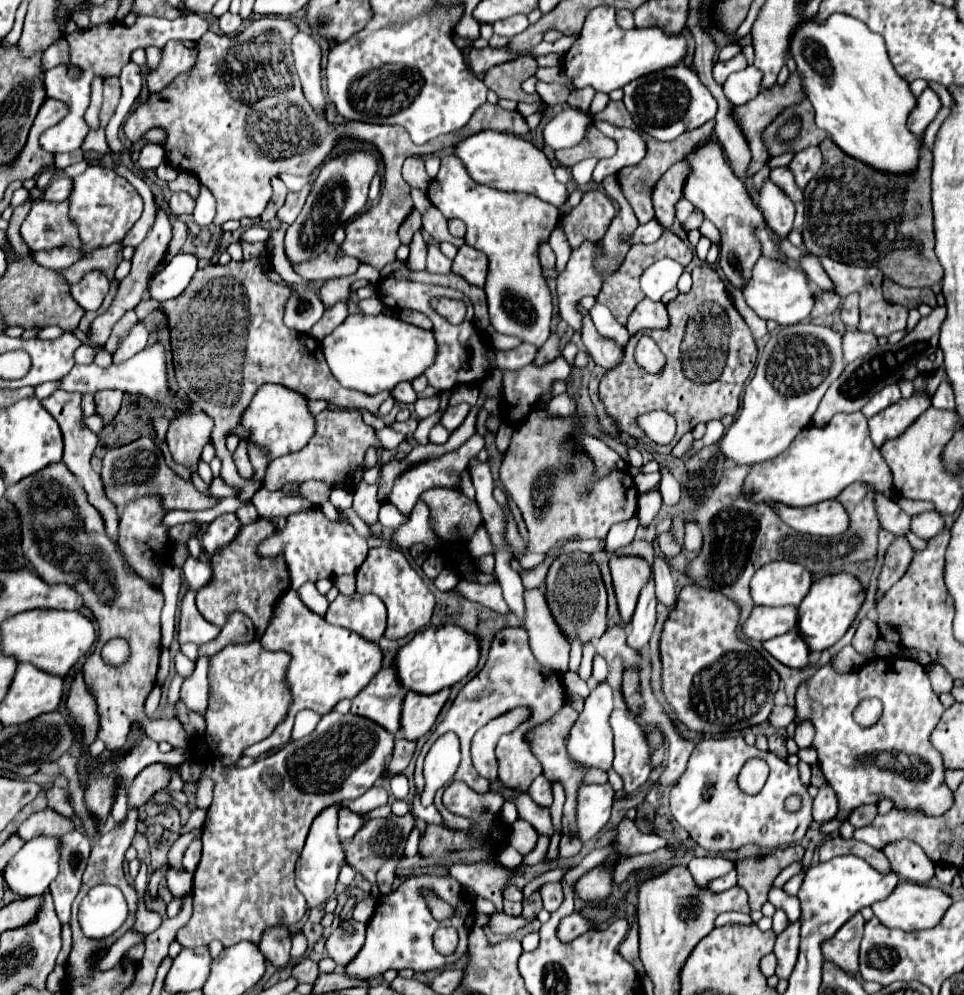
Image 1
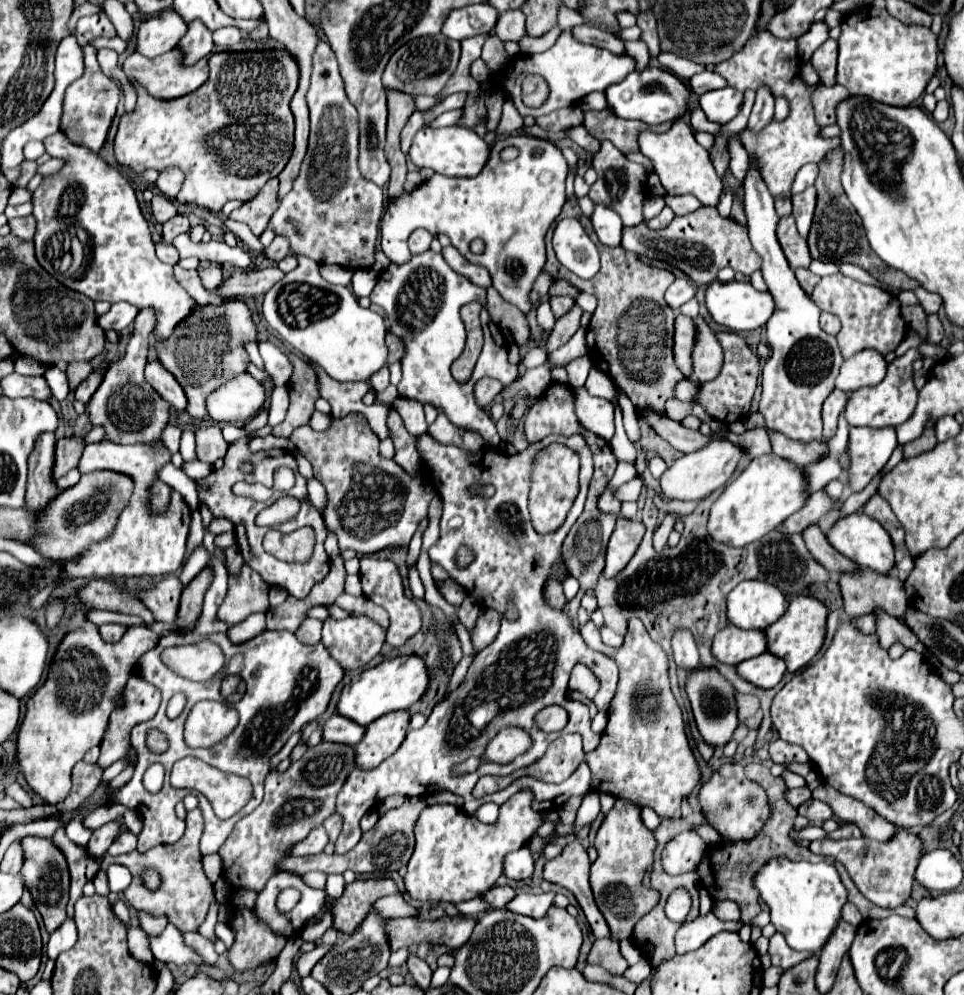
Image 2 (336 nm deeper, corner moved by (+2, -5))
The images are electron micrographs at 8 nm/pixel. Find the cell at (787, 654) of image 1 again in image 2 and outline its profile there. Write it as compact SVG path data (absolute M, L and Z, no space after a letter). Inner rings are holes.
M765 651L753 659L739 663L737 673L759 689L771 689L781 681L785 673L785 663L779 657L775 657L773 653Z

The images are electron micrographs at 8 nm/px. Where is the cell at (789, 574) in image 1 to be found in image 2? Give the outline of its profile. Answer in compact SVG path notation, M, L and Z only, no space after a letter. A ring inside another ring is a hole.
M743 581L727 595L727 619L739 629L765 629L787 607L785 595L765 581Z

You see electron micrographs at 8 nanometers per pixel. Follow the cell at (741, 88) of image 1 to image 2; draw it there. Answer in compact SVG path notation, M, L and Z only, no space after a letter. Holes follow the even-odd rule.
M723 87L723 89L711 91L711 93L703 93L699 97L699 105L705 111L709 121L723 125L739 113L739 109L743 105L743 93L737 89Z

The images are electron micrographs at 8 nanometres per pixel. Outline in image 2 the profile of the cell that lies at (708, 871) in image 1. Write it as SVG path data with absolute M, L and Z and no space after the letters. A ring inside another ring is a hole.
M713 913L697 917L691 923L679 927L675 935L677 955L685 955L699 949L707 939L711 939L719 931L739 931L739 927L741 927L739 921L719 921Z

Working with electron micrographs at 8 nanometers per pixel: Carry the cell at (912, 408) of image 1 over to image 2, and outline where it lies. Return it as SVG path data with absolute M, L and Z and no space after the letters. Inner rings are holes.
M853 427L847 445L847 477L851 491L863 491L871 479L885 467L893 449L897 447L895 429L865 429Z

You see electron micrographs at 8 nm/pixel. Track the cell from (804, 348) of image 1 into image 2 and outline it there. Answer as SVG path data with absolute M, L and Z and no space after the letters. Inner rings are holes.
M713 441L707 445L707 449L699 449L691 455L683 455L677 459L663 475L661 475L661 491L667 499L681 499L681 501L691 501L691 499L703 499L715 489L723 487L727 479L735 473L743 459L743 449L733 445L731 441Z

